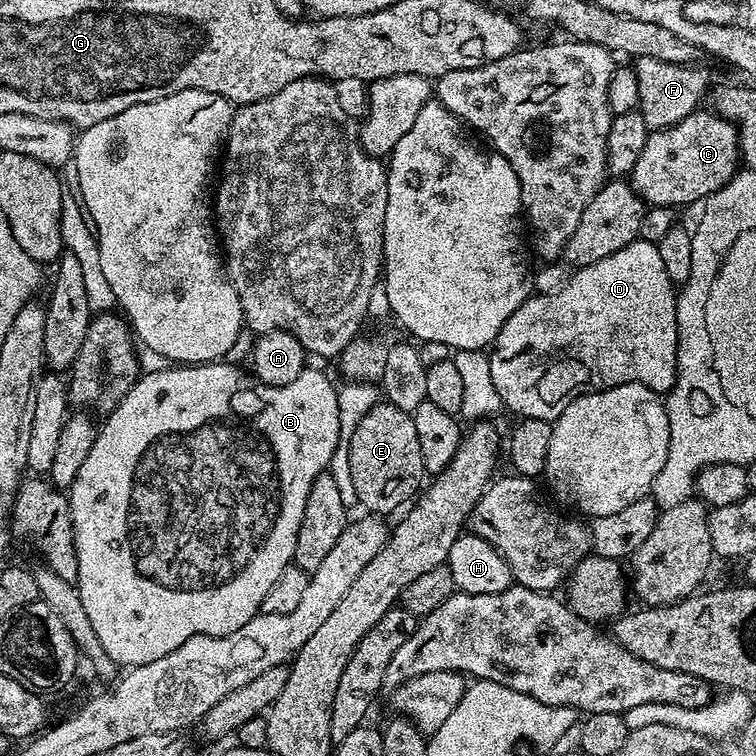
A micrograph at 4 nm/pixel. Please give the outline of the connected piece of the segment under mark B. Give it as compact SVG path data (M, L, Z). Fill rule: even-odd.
M209 362L209 363L206 363L206 364L194 364L194 365L191 365L191 366L164 366L164 367L168 367L168 368L164 368L164 369L162 369L162 370L161 370L161 372L148 372L148 371L145 371L145 372L144 372L144 373L143 373L143 375L141 375L141 376L140 376L140 377L139 377L139 379L137 379L137 381L136 381L136 385L135 385L135 386L133 386L133 387L132 387L132 388L131 388L131 390L130 390L130 391L129 391L129 392L128 392L128 393L127 393L127 394L126 394L126 398L122 398L122 402L121 402L121 403L120 403L120 404L119 404L119 406L118 406L118 407L116 407L116 409L115 409L115 410L114 410L114 411L112 411L112 412L110 412L110 413L107 413L107 416L106 416L106 419L105 419L105 420L108 420L108 421L106 421L106 422L105 422L105 424L103 424L103 423L101 423L101 424L100 424L100 425L99 425L99 428L98 428L98 431L97 431L97 434L96 434L96 441L95 441L95 442L94 442L94 446L90 446L90 454L86 454L86 462L82 462L82 470L78 470L78 478L74 478L74 482L73 482L73 483L72 483L72 486L71 486L71 488L69 488L69 489L67 489L67 492L66 492L66 495L67 495L67 498L68 498L68 505L69 505L69 506L70 506L70 518L71 518L71 519L72 519L72 529L73 529L73 530L74 530L74 550L75 550L75 551L76 551L76 553L77 553L77 554L78 554L78 578L77 578L77 579L76 579L76 583L75 583L75 585L76 585L76 589L78 589L78 590L79 590L79 591L80 591L80 597L81 597L81 598L82 598L82 606L86 606L86 615L88 615L88 616L89 616L89 617L90 617L90 623L91 623L91 624L93 624L93 626L94 626L94 634L98 634L98 639L99 639L99 640L100 640L100 641L102 641L102 646L106 646L106 654L110 654L110 658L111 658L111 659L112 659L112 660L114 660L114 661L116 661L116 663L117 663L117 665L120 665L120 666L135 666L135 665L138 665L138 664L145 664L145 663L146 663L146 662L154 662L154 658L162 658L162 657L163 657L163 656L165 656L165 655L166 655L166 654L170 654L170 653L171 653L171 652L173 652L173 651L174 651L174 650L178 650L178 649L179 649L179 648L180 648L180 647L181 647L181 646L183 646L183 645L184 645L184 643L186 643L186 641L188 641L188 640L189 640L189 639L190 639L190 638L194 638L194 637L195 637L195 636L225 636L225 635L226 635L226 634L230 634L230 633L231 633L231 632L233 632L233 631L234 631L234 630L238 630L238 629L239 629L239 628L241 628L241 627L242 627L242 626L246 626L246 622L250 622L250 618L254 618L254 617L255 617L255 616L256 616L256 614L257 614L257 612L259 612L259 611L260 611L260 603L261 603L261 602L262 602L262 598L266 598L266 594L270 594L270 586L274 586L274 582L278 582L278 578L279 578L279 577L280 577L280 575L281 575L281 574L282 574L282 570L286 570L286 569L287 569L287 568L289 568L289 567L290 567L290 565L291 565L291 564L292 564L292 555L293 555L293 554L294 554L294 542L298 542L298 526L302 526L302 510L306 510L306 494L310 494L310 486L314 486L314 478L318 478L318 474L322 474L322 473L323 473L323 472L324 472L324 471L326 471L326 469L327 469L327 468L328 468L328 467L329 467L329 465L331 465L331 463L332 463L332 455L333 455L333 454L335 454L335 452L336 452L336 451L338 451L338 449L339 449L339 448L340 448L340 447L341 447L341 443L340 443L340 423L339 423L339 422L338 422L338 398L337 398L337 397L336 397L336 394L337 394L337 391L338 391L338 388L337 388L337 385L336 385L336 384L335 384L335 383L334 383L334 384L333 384L333 385L332 385L332 384L331 384L331 382L330 382L330 381L328 381L328 376L327 376L327 374L326 374L326 373L324 373L324 372L319 372L319 370L318 370L318 369L316 369L316 368L312 368L312 366L308 366L308 367L305 367L305 369L304 369L304 372L303 372L303 373L302 373L302 374L298 374L298 378L294 378L294 382L290 382L290 386L266 386L266 385L265 385L265 384L261 384L261 383L260 383L260 381L259 381L259 380L257 380L257 379L256 379L256 377L255 377L255 376L253 376L253 375L251 375L251 374L249 374L249 373L248 373L248 372L247 372L247 371L245 371L245 369L244 369L244 372L245 372L245 373L244 373L244 372L243 372L243 370L242 370L242 369L240 369L240 366L237 366L237 365L236 365L236 364L235 364L235 363L232 363L232 362Z

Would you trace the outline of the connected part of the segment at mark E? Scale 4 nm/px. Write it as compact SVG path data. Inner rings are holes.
M377 401L377 404L375 404L370 410L366 412L366 417L362 418L362 421L358 422L357 429L354 430L354 434L351 435L351 441L346 445L346 451L348 451L350 454L350 476L353 479L357 503L360 506L363 505L366 508L364 510L368 511L369 513L378 516L386 516L386 513L394 511L404 502L407 501L406 503L409 503L417 495L417 492L423 485L422 478L425 477L426 473L424 471L424 463L422 462L422 450L419 449L418 430L415 429L411 413L398 409L388 401Z

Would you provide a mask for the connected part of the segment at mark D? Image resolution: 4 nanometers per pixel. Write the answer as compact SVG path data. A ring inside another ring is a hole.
M642 239L630 242L630 246L622 246L622 250L614 250L614 254L602 258L593 264L585 264L577 267L576 272L567 277L564 283L555 292L533 294L529 296L510 318L502 326L495 340L490 345L487 353L490 375L493 378L494 390L497 391L501 405L505 409L517 412L517 417L526 420L556 421L562 410L566 409L572 399L588 392L604 391L610 387L622 386L623 383L641 383L650 390L659 394L666 394L674 386L676 381L676 351L678 350L678 318L676 317L676 298L678 295L677 285L673 284L670 274L666 274L666 266L662 262L662 254L658 254L658 244L651 244Z

